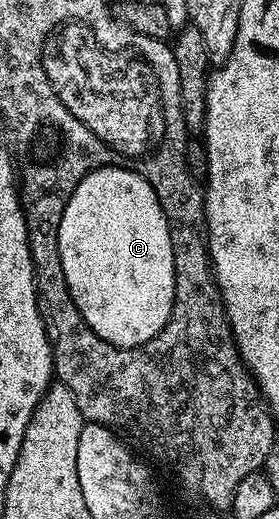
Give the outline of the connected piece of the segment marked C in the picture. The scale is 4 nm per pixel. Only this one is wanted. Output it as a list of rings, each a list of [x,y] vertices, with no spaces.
[[[123,165],[96,167],[73,190],[56,236],[66,288],[89,327],[120,350],[153,341],[166,327],[174,307],[175,254],[167,209],[150,183]]]

